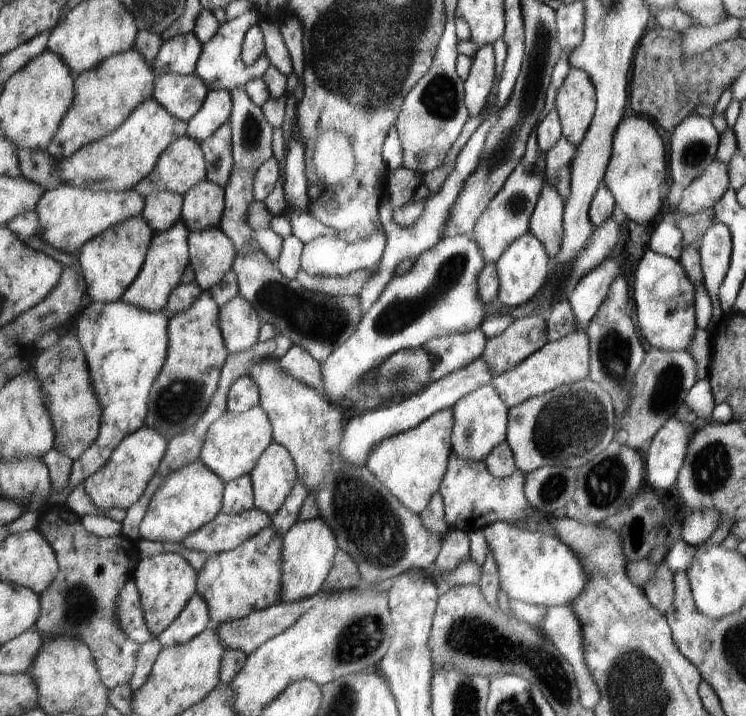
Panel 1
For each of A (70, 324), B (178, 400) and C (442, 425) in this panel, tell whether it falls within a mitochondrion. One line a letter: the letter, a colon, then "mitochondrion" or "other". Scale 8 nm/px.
A: other
B: mitochondrion
C: other

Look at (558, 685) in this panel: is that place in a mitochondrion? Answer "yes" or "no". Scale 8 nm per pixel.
yes

